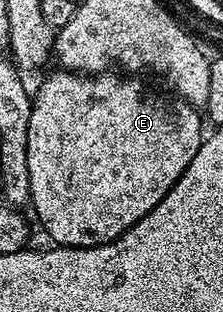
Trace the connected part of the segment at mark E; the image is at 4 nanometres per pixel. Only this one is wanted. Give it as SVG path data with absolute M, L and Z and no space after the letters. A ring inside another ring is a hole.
M59 72L60 74L52 74L40 86L40 91L35 91L32 100L32 111L30 112L30 128L28 129L28 139L26 140L26 168L30 168L30 194L32 200L30 210L36 213L36 218L40 221L40 226L53 239L51 240L57 246L101 246L107 242L112 242L115 238L121 238L126 231L134 224L138 224L138 220L142 220L142 216L146 216L146 212L150 212L162 200L162 196L166 196L166 192L170 192L170 188L174 188L174 184L182 176L182 172L186 172L186 168L190 164L190 160L194 160L194 156L198 152L202 141L202 133L200 134L200 118L202 122L202 114L197 107L192 106L189 102L184 101L179 96L171 96L172 98L155 98L152 94L144 91L144 86L139 82L139 77L125 76L120 72L105 72L103 74L77 74L75 72Z

